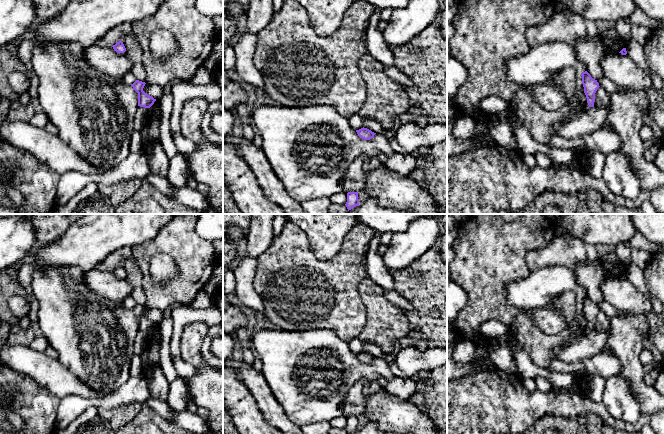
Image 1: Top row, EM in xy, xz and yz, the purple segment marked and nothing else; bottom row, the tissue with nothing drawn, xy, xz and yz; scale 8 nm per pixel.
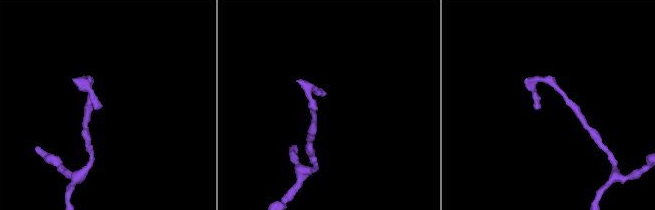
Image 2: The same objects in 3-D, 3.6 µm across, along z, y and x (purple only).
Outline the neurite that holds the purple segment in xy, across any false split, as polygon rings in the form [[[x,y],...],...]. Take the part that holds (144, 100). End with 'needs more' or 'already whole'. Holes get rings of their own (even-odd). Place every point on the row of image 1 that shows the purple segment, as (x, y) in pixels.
[[[136,80],[131,86],[138,93],[138,106],[150,108],[154,104],[156,99],[149,96],[147,93],[143,91],[145,84],[145,82]]]; already whole

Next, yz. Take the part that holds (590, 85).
[[[585,71],[581,74],[582,76],[582,84],[584,87],[584,93],[587,98],[587,103],[589,107],[594,107],[595,102],[595,93],[597,89],[600,87],[597,80],[593,79],[591,75]]]; already whole

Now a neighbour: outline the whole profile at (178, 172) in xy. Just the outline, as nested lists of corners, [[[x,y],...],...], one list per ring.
[[[178,152],[169,160],[169,169],[165,178],[173,187],[180,188],[187,184],[188,177],[189,169],[185,155]]]

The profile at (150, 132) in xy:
[[[149,110],[149,118],[142,128],[143,151],[148,153],[154,143],[159,143],[161,111]]]

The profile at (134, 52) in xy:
[[[133,33],[125,35],[122,42],[126,48],[124,54],[131,61],[131,72],[136,80],[145,82],[146,72],[142,63],[143,50]]]

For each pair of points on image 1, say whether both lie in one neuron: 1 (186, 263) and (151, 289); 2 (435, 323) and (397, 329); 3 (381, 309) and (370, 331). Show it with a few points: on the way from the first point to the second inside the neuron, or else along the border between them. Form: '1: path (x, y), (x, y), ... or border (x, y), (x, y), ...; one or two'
1: path (186, 275), (172, 289), (163, 289); one
2: border (401, 309), (406, 317), (409, 333); two
3: path (381, 314), (381, 320), (375, 326); one

